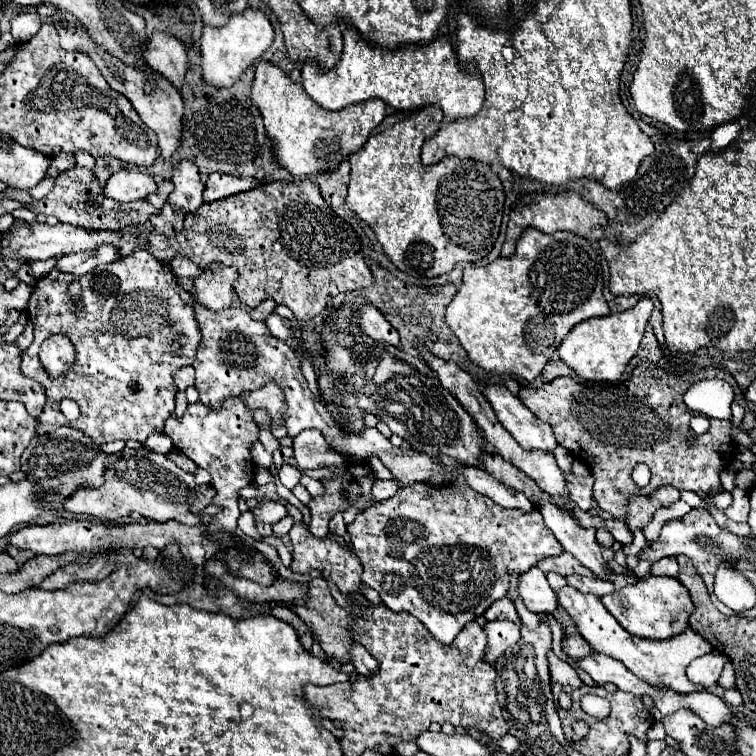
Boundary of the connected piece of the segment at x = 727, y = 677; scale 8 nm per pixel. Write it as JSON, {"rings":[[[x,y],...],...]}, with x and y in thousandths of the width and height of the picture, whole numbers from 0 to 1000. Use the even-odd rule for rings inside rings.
{"rings":[[[967,876],[959,878],[959,884],[956,884],[954,897],[948,899],[948,905],[951,905],[954,910],[972,910],[972,892],[970,892],[970,881],[967,881]]]}

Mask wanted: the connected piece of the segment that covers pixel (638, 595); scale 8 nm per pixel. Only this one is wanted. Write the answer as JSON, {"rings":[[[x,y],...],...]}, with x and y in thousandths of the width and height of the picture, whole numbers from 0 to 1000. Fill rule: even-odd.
{"rings":[[[885,762],[848,765],[843,772],[829,772],[827,778],[798,788],[795,796],[829,836],[861,847],[880,847],[903,839],[911,831],[911,815],[917,804],[909,778]]]}

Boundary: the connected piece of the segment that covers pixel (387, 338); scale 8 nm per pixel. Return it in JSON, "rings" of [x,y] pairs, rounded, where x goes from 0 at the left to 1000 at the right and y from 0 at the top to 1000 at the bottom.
{"rings":[[[496,405],[478,407],[478,434],[496,452],[507,452],[507,455],[528,460],[528,442]]]}

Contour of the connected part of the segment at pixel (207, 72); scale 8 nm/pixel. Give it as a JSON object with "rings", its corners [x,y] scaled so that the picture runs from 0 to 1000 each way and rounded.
{"rings":[[[327,8],[321,16],[311,21],[306,19],[303,29],[292,37],[271,34],[266,48],[266,74],[269,74],[266,90],[271,108],[292,116],[306,114],[319,101],[319,95],[324,95],[335,82],[345,79],[351,63],[356,63],[358,56],[361,56],[361,34],[356,24],[345,13],[332,8]]]}

